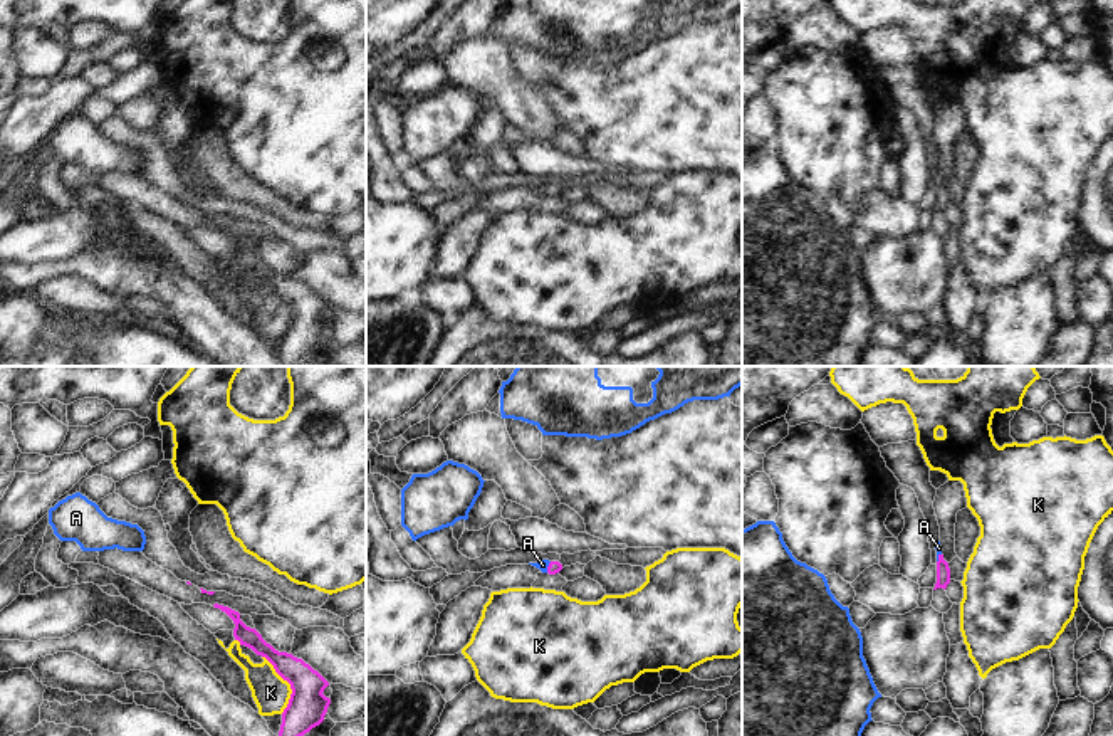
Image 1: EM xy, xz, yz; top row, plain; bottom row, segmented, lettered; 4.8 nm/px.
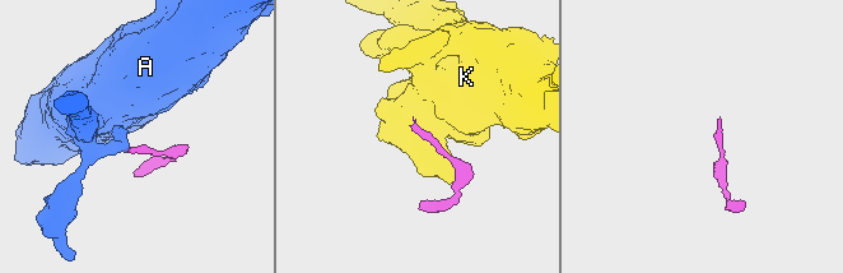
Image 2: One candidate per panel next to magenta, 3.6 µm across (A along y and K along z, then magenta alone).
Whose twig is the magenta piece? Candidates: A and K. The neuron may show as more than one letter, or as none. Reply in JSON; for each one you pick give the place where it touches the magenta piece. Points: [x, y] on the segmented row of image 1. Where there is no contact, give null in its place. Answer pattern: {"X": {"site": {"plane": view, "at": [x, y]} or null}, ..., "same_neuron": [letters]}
{"A": {"site": {"plane": "xz", "at": [548, 567]}}, "same_neuron": ["A"]}

